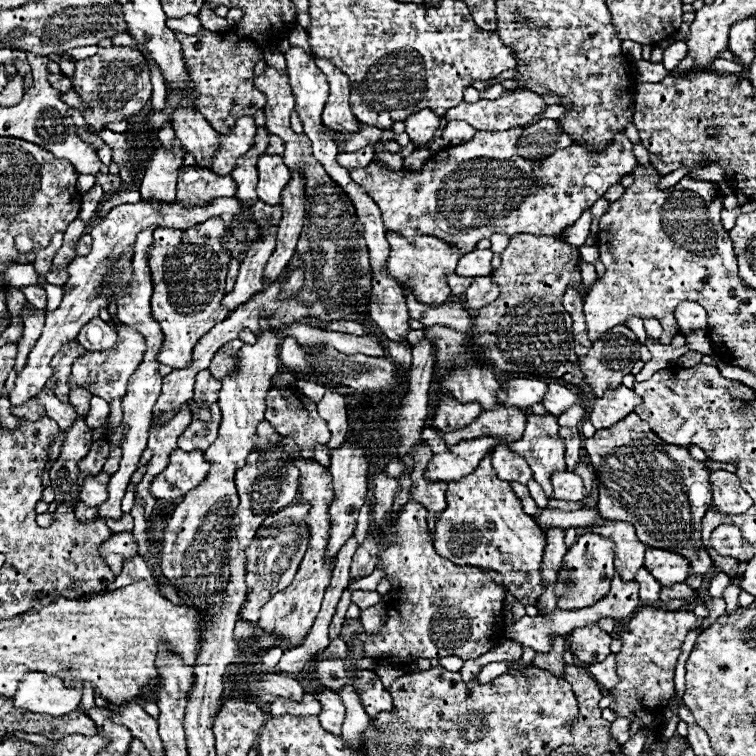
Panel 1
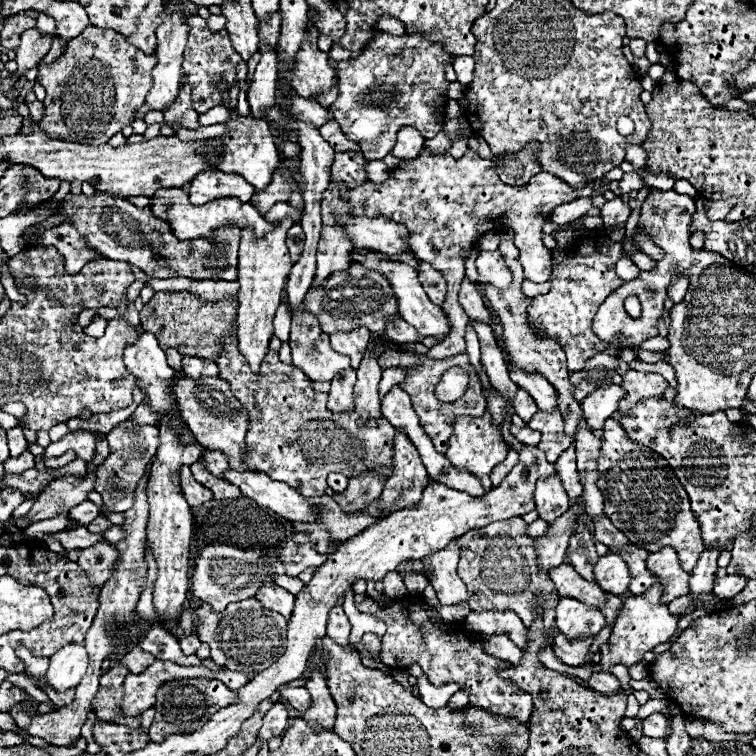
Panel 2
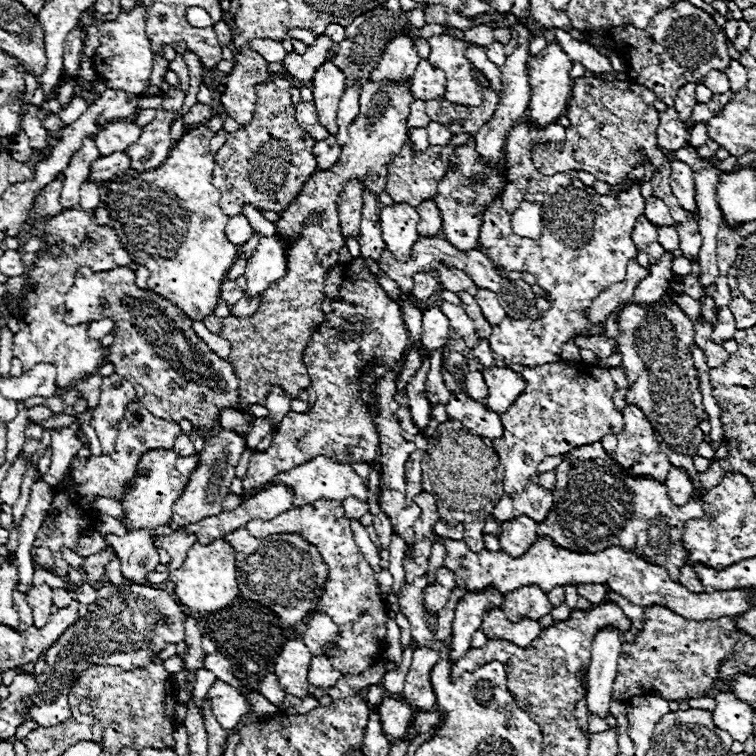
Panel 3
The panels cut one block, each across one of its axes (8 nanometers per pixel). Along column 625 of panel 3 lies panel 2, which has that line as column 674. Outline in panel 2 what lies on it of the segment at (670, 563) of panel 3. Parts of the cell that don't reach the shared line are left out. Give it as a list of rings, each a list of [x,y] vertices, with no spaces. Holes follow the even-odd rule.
[[[612,418],[604,424],[604,436],[600,438],[600,452],[598,452],[598,488],[604,494],[604,512],[612,520],[612,524],[622,530],[632,544],[638,548],[644,548],[648,552],[658,552],[664,546],[672,546],[677,552],[681,567],[684,571],[690,572],[696,566],[696,560],[700,558],[700,552],[704,552],[702,542],[702,530],[696,514],[690,510],[690,500],[684,490],[684,486],[676,480],[674,470],[668,466],[668,462],[654,452],[652,448],[644,444],[636,444],[628,438],[626,430]]]

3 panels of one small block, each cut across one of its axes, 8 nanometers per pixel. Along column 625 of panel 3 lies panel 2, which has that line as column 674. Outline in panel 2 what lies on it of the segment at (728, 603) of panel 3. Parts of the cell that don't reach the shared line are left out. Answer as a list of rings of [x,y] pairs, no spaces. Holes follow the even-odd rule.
[[[666,546],[658,552],[652,552],[646,564],[650,572],[656,572],[656,576],[660,576],[660,584],[664,588],[664,596],[662,596],[664,604],[672,602],[678,596],[686,596],[690,592],[688,588],[690,574],[680,568],[680,560],[674,548]]]

